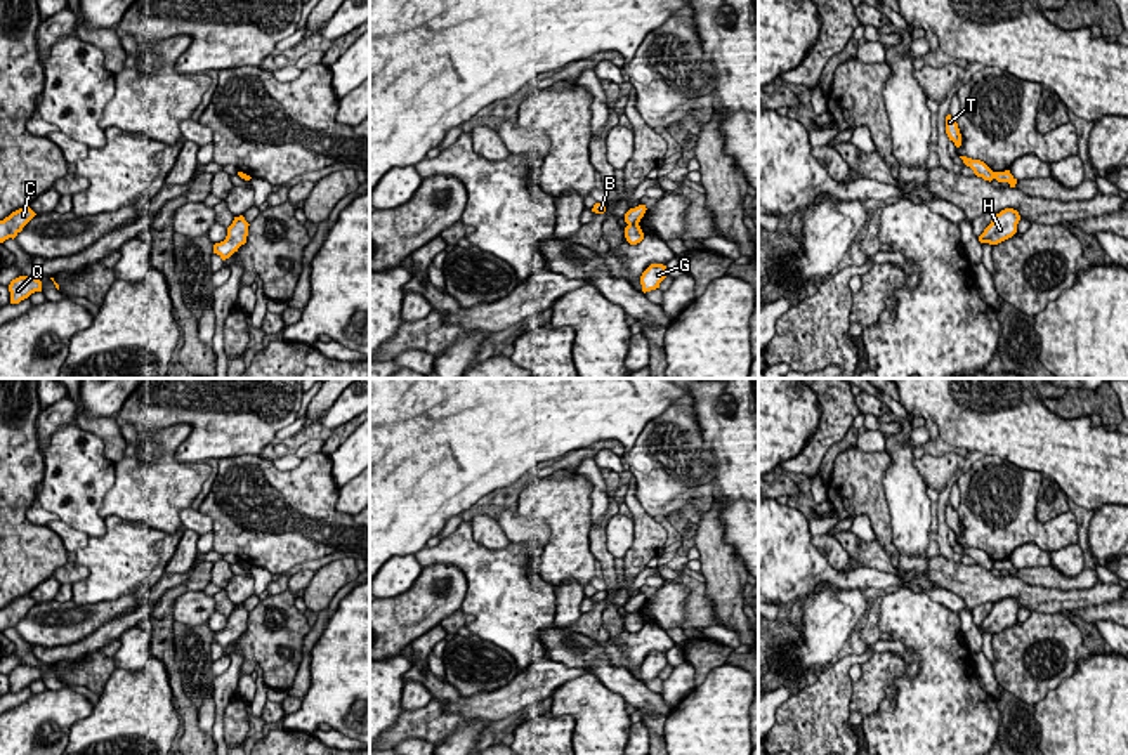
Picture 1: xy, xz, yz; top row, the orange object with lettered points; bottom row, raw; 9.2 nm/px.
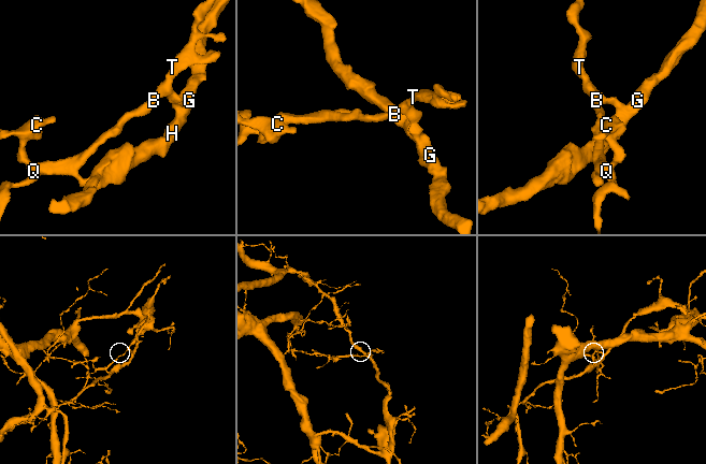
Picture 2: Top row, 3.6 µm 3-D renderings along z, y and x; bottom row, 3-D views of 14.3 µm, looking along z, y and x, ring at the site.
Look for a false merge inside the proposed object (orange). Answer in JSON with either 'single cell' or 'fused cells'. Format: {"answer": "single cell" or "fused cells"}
{"answer": "fused cells"}

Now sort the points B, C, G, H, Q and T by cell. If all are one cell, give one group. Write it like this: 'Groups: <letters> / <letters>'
Groups: B C Q T / G H

